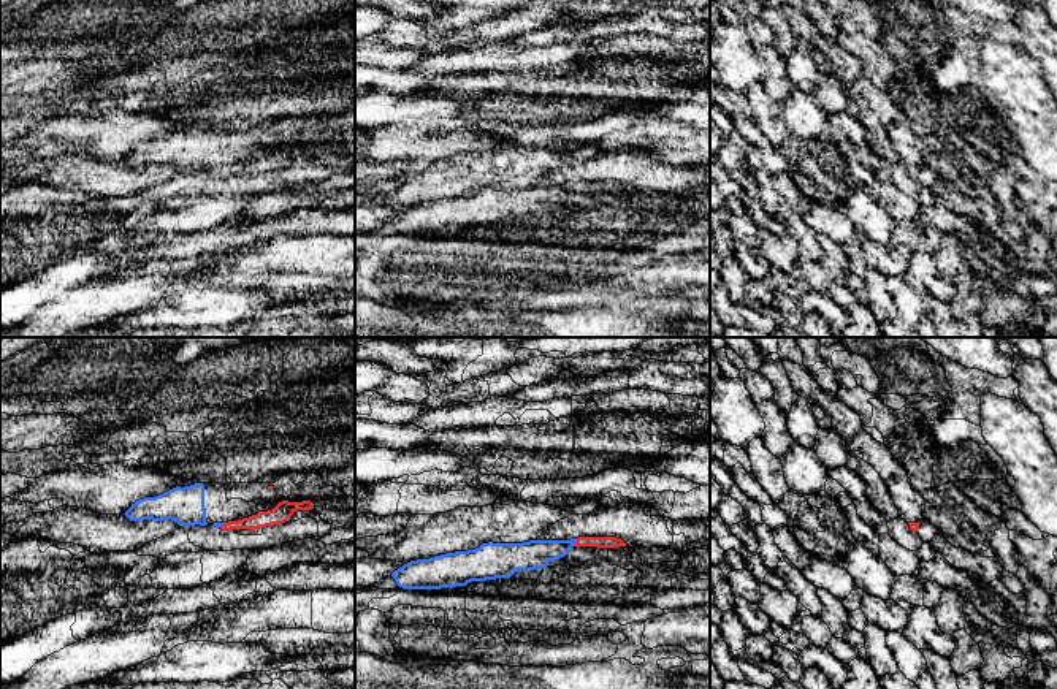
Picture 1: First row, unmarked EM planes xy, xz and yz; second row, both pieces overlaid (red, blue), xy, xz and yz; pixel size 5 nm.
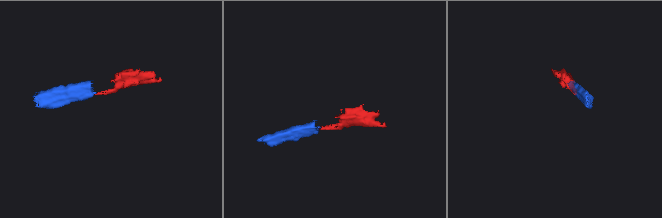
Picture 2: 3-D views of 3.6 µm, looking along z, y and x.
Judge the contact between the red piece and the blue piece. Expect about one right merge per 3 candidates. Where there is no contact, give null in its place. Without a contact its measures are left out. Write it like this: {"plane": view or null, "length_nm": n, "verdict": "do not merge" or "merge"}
{"plane": "xz", "length_nm": 50, "verdict": "merge"}

